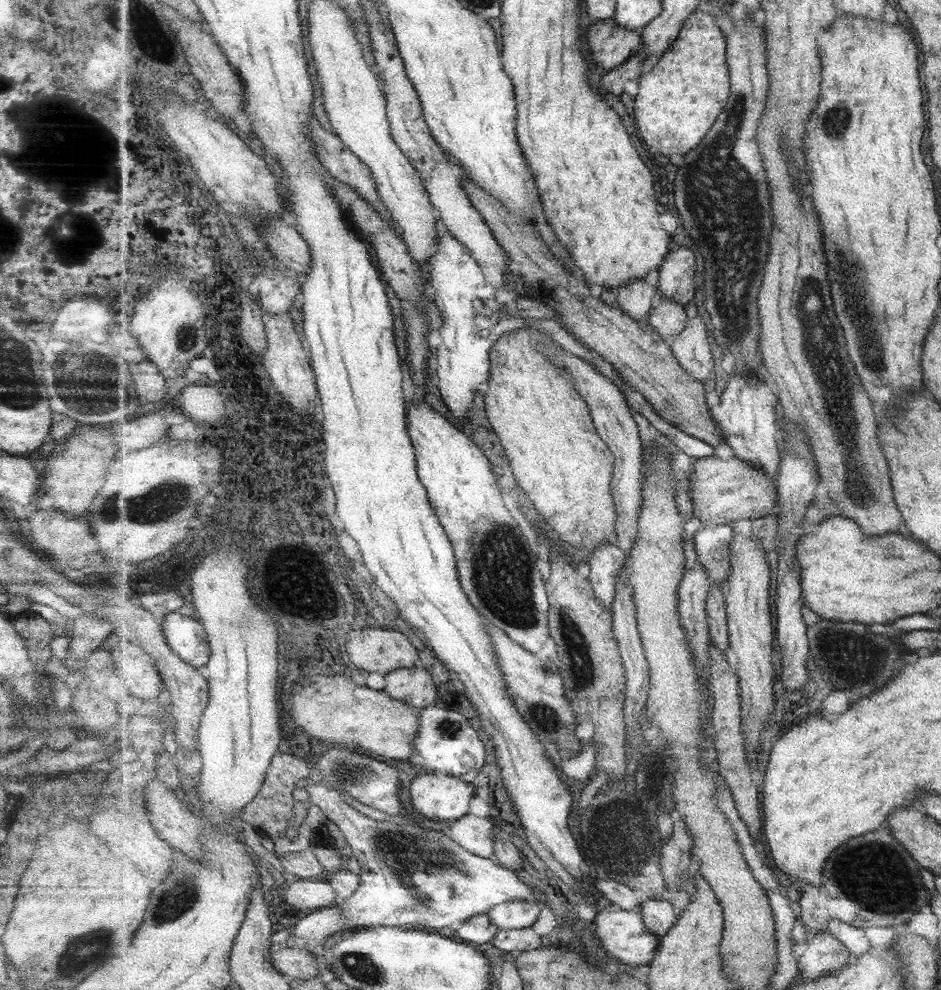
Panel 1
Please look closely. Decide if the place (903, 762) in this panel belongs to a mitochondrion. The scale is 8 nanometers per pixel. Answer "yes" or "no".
no

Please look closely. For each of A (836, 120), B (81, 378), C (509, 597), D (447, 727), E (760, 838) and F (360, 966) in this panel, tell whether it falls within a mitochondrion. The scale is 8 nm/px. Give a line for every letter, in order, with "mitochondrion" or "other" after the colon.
A: mitochondrion
B: mitochondrion
C: mitochondrion
D: mitochondrion
E: other
F: mitochondrion

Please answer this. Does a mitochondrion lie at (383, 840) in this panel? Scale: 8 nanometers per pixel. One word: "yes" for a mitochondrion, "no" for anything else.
yes

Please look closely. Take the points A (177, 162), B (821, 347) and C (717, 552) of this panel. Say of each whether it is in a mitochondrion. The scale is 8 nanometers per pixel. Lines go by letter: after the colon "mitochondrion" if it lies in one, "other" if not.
A: other
B: mitochondrion
C: mitochondrion

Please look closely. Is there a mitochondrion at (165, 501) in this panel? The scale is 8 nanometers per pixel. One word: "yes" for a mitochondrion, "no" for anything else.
yes

